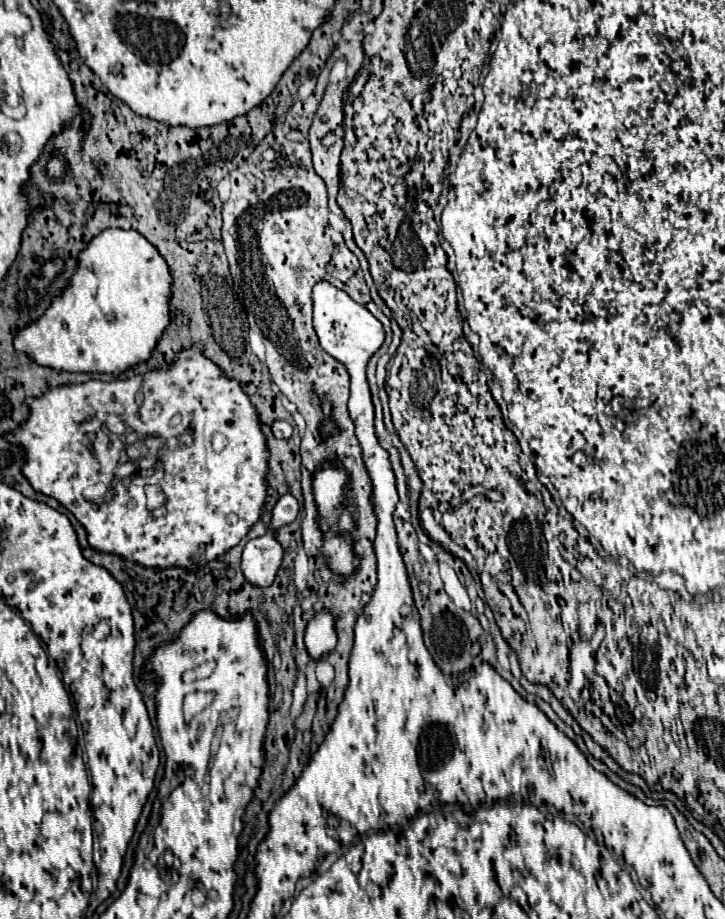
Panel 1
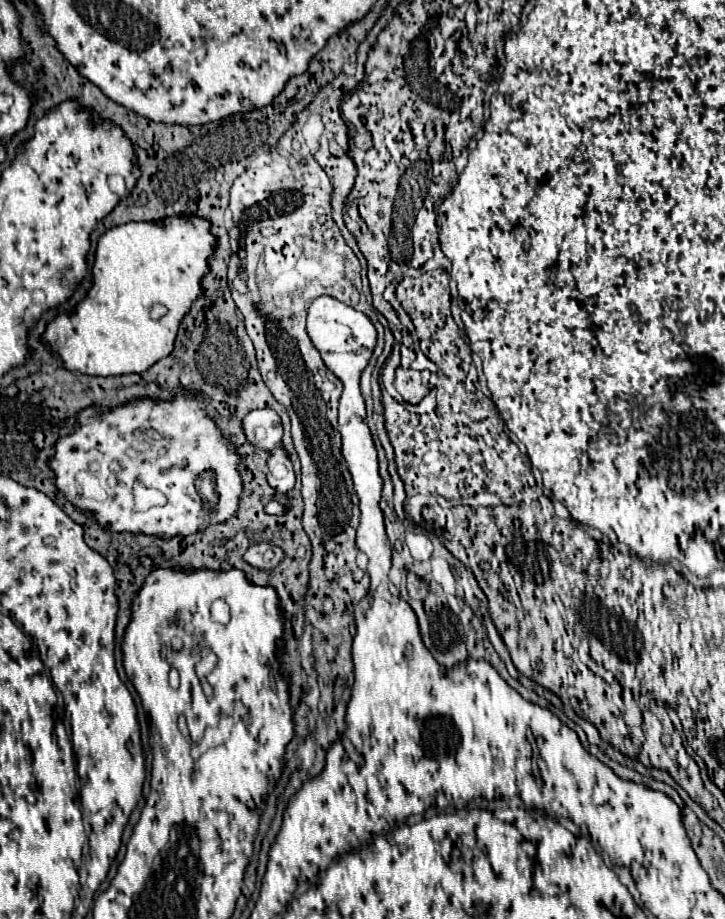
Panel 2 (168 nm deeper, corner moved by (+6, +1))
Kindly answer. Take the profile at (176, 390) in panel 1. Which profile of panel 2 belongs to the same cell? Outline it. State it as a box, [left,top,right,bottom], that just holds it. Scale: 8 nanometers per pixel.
[51,393,243,537]

